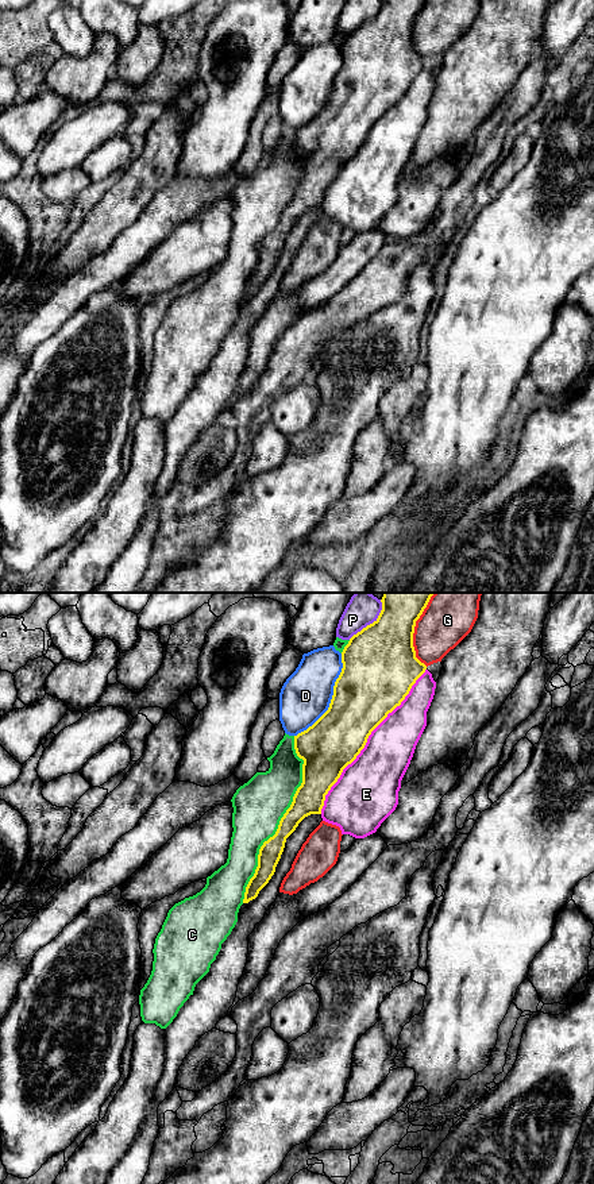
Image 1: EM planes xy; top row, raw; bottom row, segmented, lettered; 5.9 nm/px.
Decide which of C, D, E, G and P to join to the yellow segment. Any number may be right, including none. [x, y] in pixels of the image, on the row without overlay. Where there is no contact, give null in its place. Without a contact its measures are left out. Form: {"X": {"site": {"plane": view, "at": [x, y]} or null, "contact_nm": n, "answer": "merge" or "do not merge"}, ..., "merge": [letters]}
{"C": {"site": {"plane": "xy", "at": [281, 215]}, "contact_nm": 1050, "answer": "merge"}, "D": {"site": {"plane": "xy", "at": [332, 93]}, "contact_nm": 550, "answer": "do not merge"}, "E": {"site": {"plane": "xy", "at": [366, 135]}, "contact_nm": 1050, "answer": "do not merge"}, "G": {"site": {"plane": "xy", "at": [412, 31]}, "contact_nm": 360, "answer": "do not merge"}, "P": {"site": {"plane": "xy", "at": [370, 19]}, "contact_nm": 300, "answer": "do not merge"}, "merge": ["C"]}

